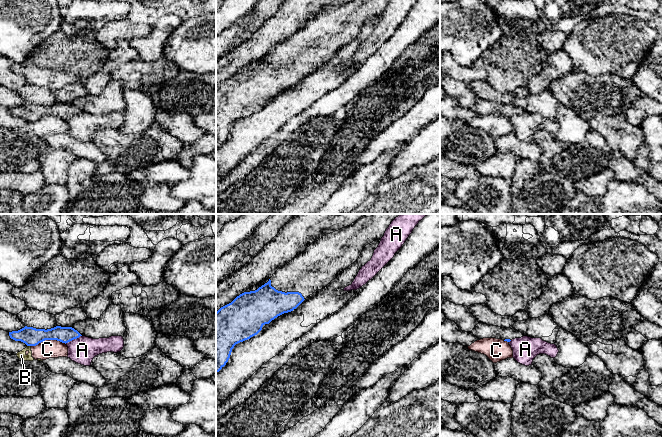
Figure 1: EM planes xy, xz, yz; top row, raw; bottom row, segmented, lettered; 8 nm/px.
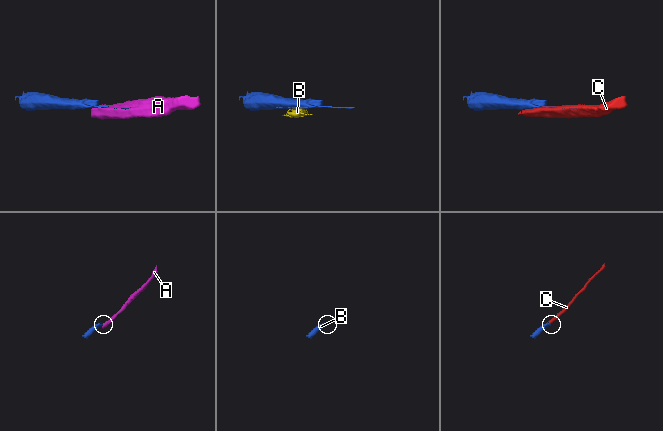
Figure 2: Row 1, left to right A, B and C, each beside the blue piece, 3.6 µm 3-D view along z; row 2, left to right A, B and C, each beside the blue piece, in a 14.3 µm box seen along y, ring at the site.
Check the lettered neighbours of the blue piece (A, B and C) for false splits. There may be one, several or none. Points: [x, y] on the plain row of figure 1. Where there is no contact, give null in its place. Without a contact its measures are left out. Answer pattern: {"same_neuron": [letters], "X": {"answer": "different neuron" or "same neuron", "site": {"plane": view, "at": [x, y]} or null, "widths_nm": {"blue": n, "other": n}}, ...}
{"same_neuron": [], "A": {"answer": "different neuron", "site": {"plane": "xy", "at": [73, 115]}, "widths_nm": {"blue": 130, "other": 220}}, "B": {"answer": "different neuron", "site": {"plane": "xy", "at": [29, 121]}, "widths_nm": {"blue": 150, "other": 70}}, "C": {"answer": "different neuron", "site": {"plane": "xy", "at": [48, 115]}, "widths_nm": {"blue": 150, "other": 150}}}

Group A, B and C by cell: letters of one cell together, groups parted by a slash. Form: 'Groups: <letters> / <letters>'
Groups: A / B C

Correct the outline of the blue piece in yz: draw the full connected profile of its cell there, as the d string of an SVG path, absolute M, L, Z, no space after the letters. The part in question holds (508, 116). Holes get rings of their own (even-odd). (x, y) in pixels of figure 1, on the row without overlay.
M478 99L471 108L478 114L478 116L483 114L496 114L510 118L512 115L521 114L524 112L521 108L515 106L513 103L501 104L483 99Z

